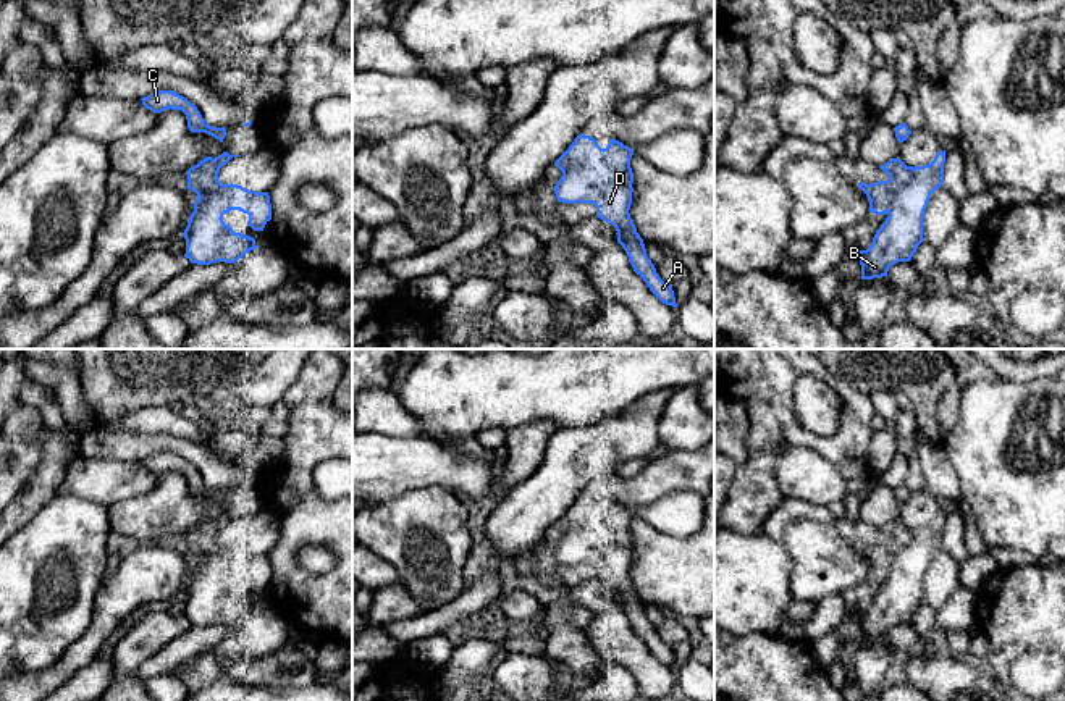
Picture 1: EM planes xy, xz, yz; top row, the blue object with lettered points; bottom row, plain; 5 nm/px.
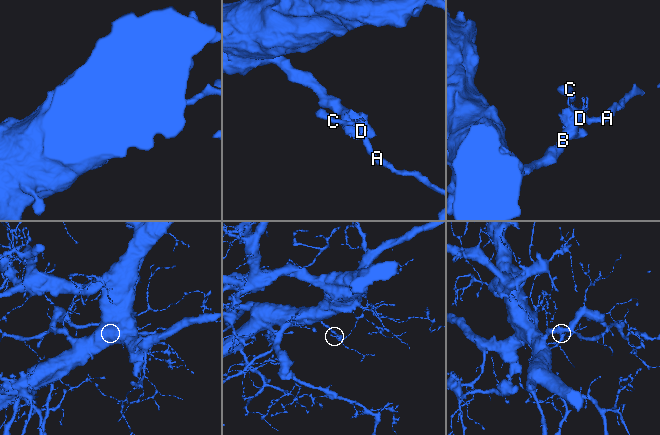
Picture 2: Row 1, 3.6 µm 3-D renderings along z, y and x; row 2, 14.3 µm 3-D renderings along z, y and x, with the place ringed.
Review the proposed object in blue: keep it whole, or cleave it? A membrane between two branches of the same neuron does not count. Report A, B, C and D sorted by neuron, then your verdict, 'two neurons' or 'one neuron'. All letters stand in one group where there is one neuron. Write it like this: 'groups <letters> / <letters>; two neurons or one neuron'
groups A B C D; one neuron

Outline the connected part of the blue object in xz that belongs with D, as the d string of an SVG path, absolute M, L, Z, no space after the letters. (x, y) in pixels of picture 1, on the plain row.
M579 496L554 523L562 538L553 552L562 565L593 565L596 578L616 590L617 604L634 633L663 665L677 669L672 646L656 635L629 575L634 554L632 517L634 512L616 501L601 510L593 499Z

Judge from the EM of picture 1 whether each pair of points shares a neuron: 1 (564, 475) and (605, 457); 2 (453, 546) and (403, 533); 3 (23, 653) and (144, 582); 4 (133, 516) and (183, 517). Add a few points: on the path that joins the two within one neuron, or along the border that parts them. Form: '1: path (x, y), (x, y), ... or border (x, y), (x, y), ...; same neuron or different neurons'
1: path (574, 465), (582, 457), (595, 457); same neuron
2: path (440, 546), (433, 546), (420, 533), (416, 533); same neuron
3: border (105, 577), (96, 596), (92, 621), (71, 645); different neurons
4: path (146, 516), (170, 516); same neuron

